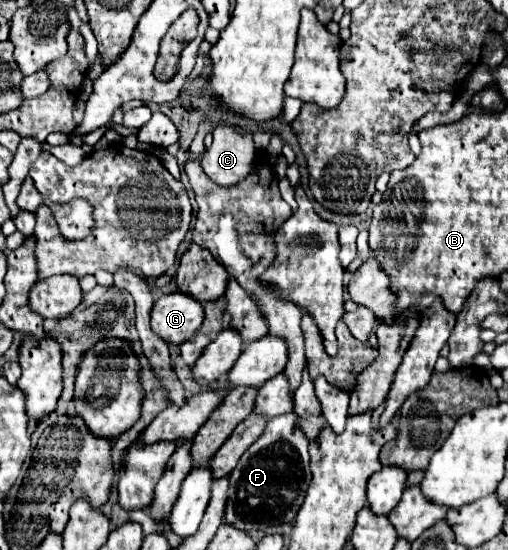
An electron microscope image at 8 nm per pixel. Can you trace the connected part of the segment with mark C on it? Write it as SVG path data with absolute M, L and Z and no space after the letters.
M220 125L214 129L214 143L202 155L204 173L220 187L232 187L252 171L256 163L256 149L252 135L240 135L234 127Z

